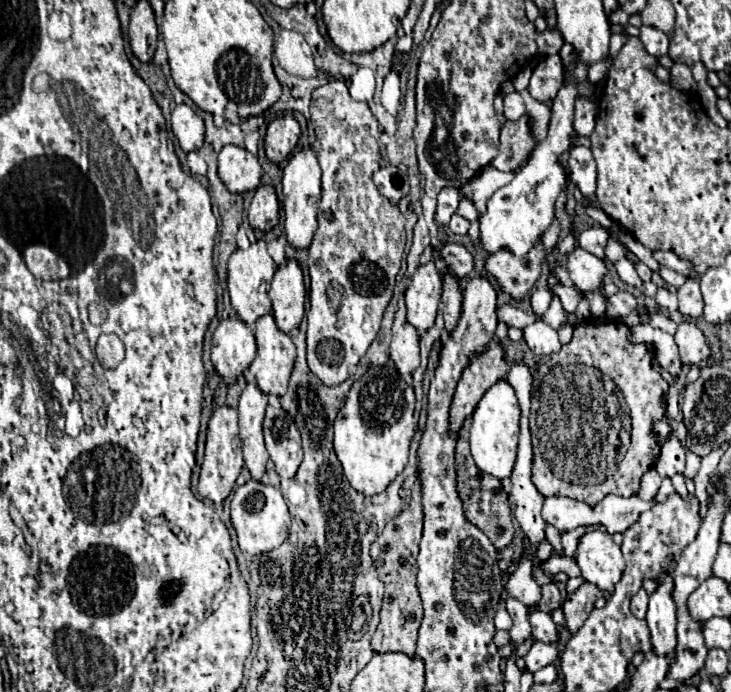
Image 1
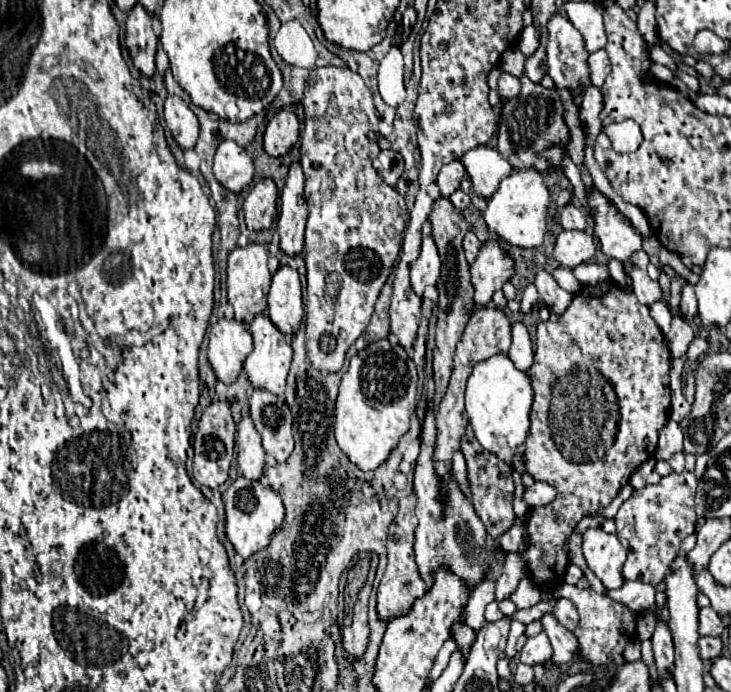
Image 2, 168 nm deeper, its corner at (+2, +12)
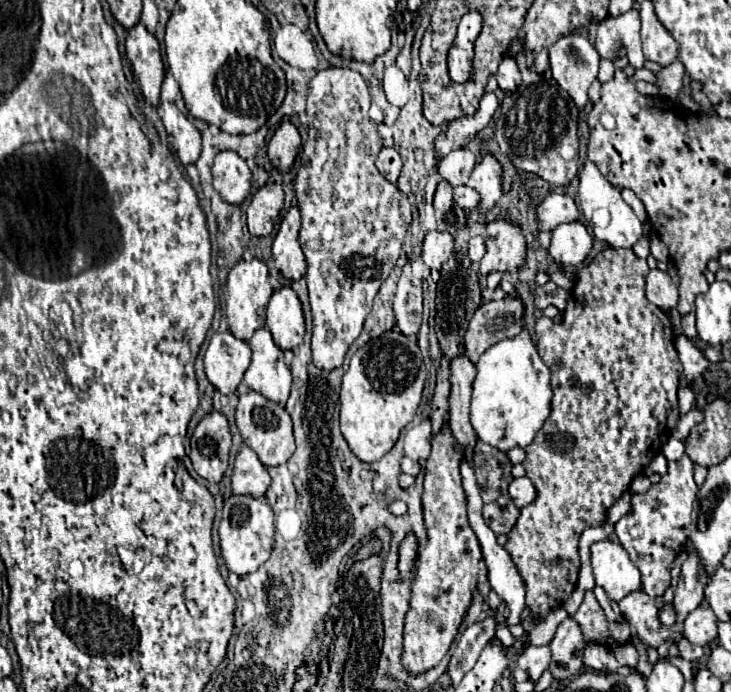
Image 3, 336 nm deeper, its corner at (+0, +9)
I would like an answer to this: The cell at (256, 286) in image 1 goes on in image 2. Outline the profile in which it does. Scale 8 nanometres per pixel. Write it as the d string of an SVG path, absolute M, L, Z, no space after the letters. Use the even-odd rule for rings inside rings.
M248 244L244 248L234 248L228 256L228 302L234 308L234 318L242 324L250 324L254 316L266 310L266 296L270 290L270 270L268 270L268 250L262 244Z

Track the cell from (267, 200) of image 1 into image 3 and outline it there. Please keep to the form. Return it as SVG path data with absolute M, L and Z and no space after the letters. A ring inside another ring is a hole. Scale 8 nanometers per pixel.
M266 183L264 187L260 187L246 209L250 233L258 237L270 235L280 221L282 205L284 205L284 191L278 183Z

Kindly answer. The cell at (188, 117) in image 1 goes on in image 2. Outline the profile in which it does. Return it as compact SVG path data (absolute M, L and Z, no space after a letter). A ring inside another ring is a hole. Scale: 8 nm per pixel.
M168 96L164 102L164 120L174 140L182 150L190 150L198 140L198 118L188 104L178 96Z

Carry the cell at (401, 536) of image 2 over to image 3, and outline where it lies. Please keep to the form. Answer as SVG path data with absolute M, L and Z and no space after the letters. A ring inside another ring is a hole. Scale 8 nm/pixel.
M410 531L406 533L404 541L400 543L398 549L398 571L400 571L400 579L408 579L416 567L416 559L418 559L418 539L416 535Z

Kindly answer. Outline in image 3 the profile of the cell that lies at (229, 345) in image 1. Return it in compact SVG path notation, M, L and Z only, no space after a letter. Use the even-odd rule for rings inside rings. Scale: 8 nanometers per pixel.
M216 331L204 355L204 367L208 381L220 393L234 393L240 385L244 371L250 365L252 349L246 341L236 339L230 331Z

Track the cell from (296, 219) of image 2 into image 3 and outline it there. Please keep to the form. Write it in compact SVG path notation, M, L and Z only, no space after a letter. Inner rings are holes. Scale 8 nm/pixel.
M292 205L286 213L286 217L280 223L280 229L276 233L272 255L276 259L276 269L286 279L300 279L306 273L306 259L298 243L302 217L298 205Z

